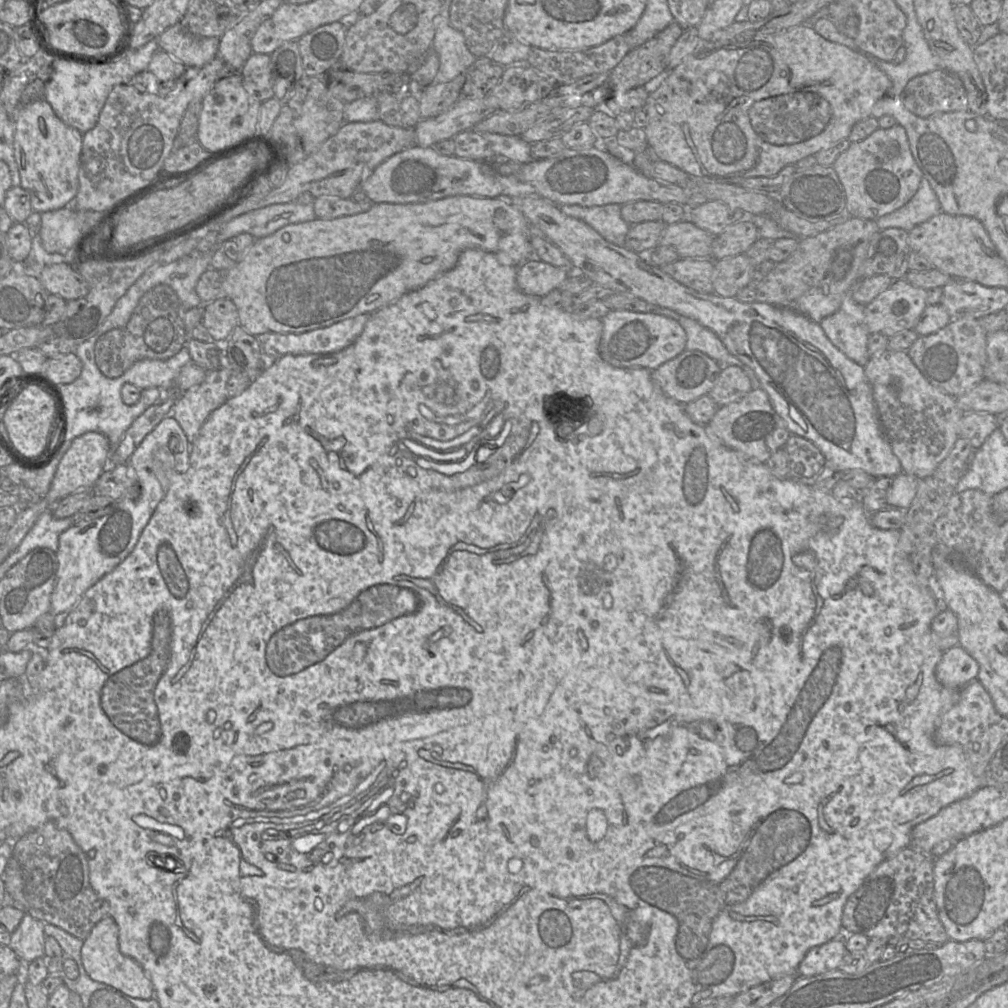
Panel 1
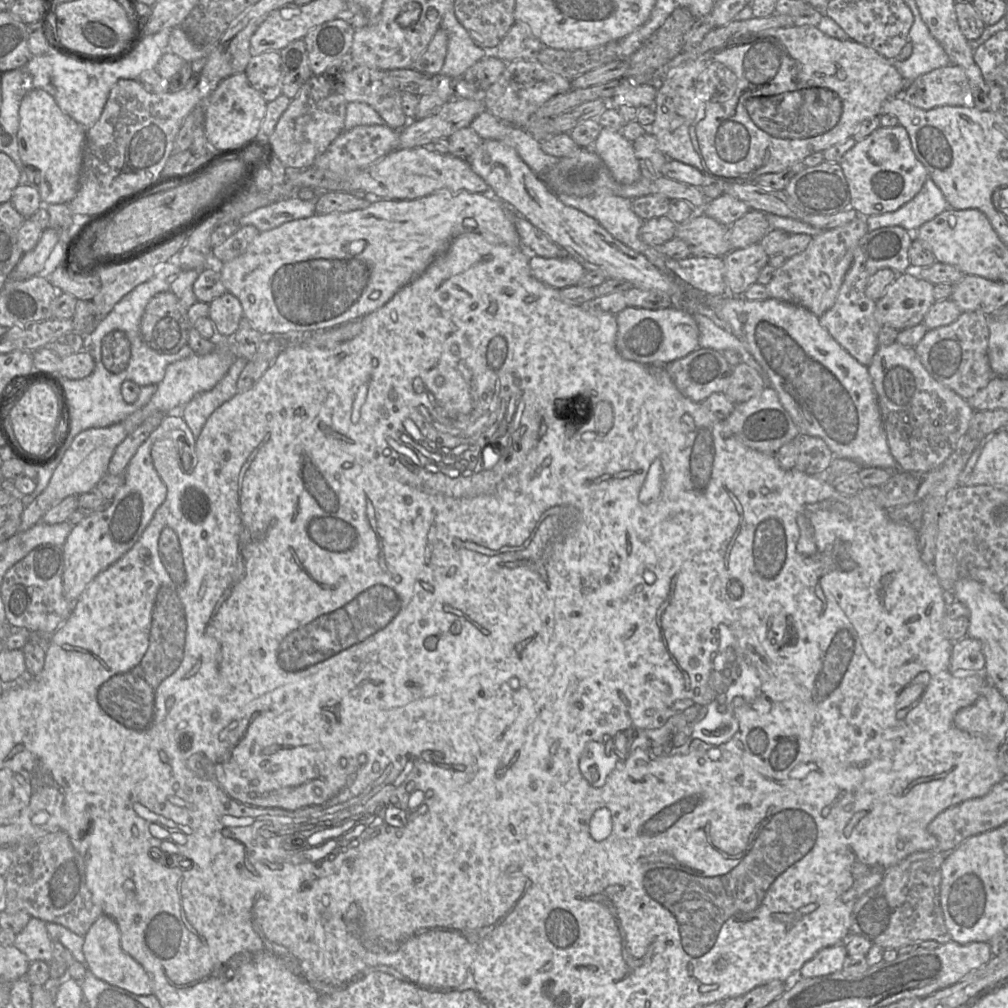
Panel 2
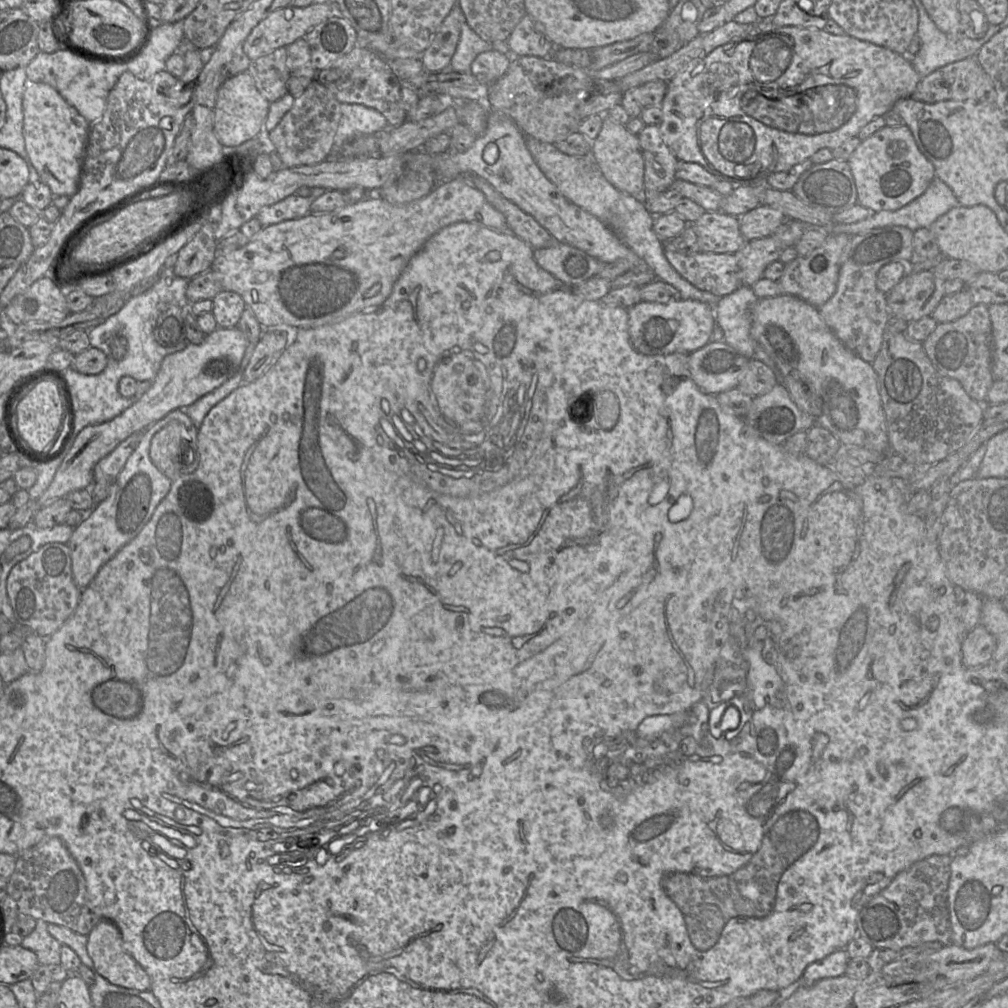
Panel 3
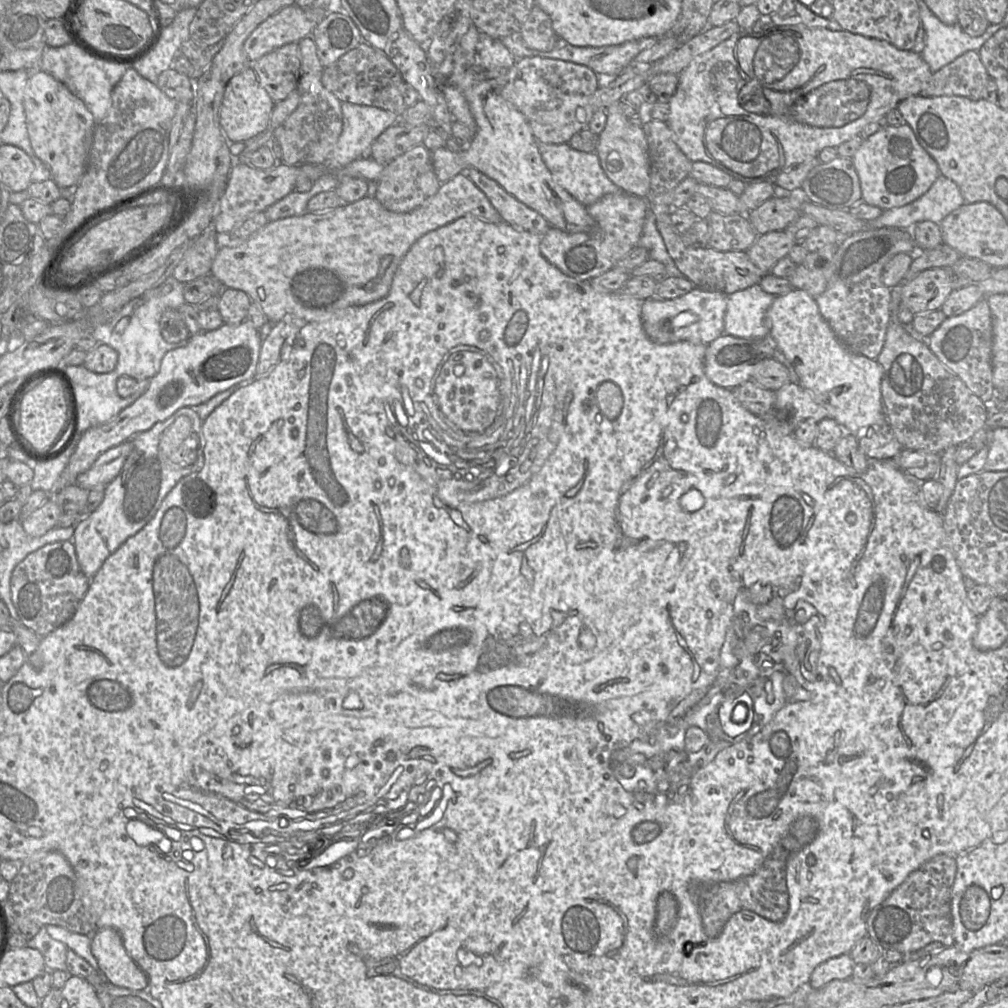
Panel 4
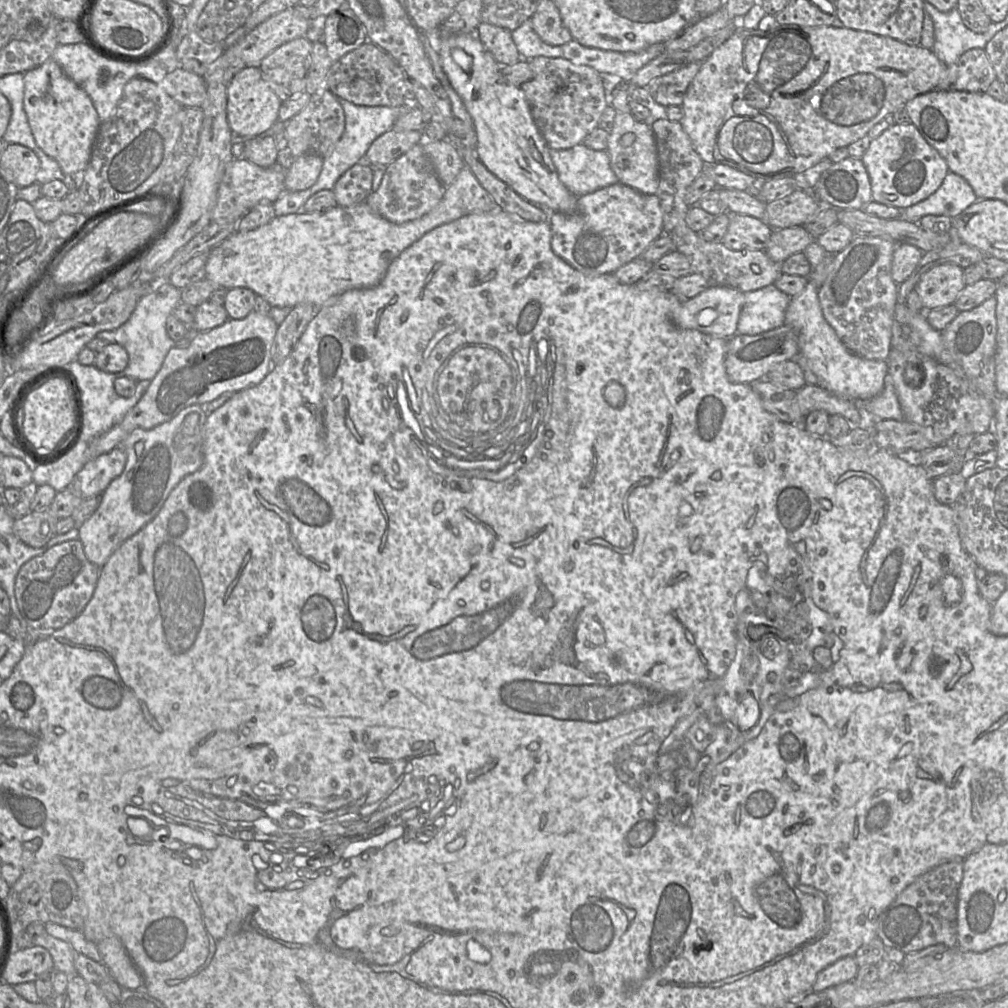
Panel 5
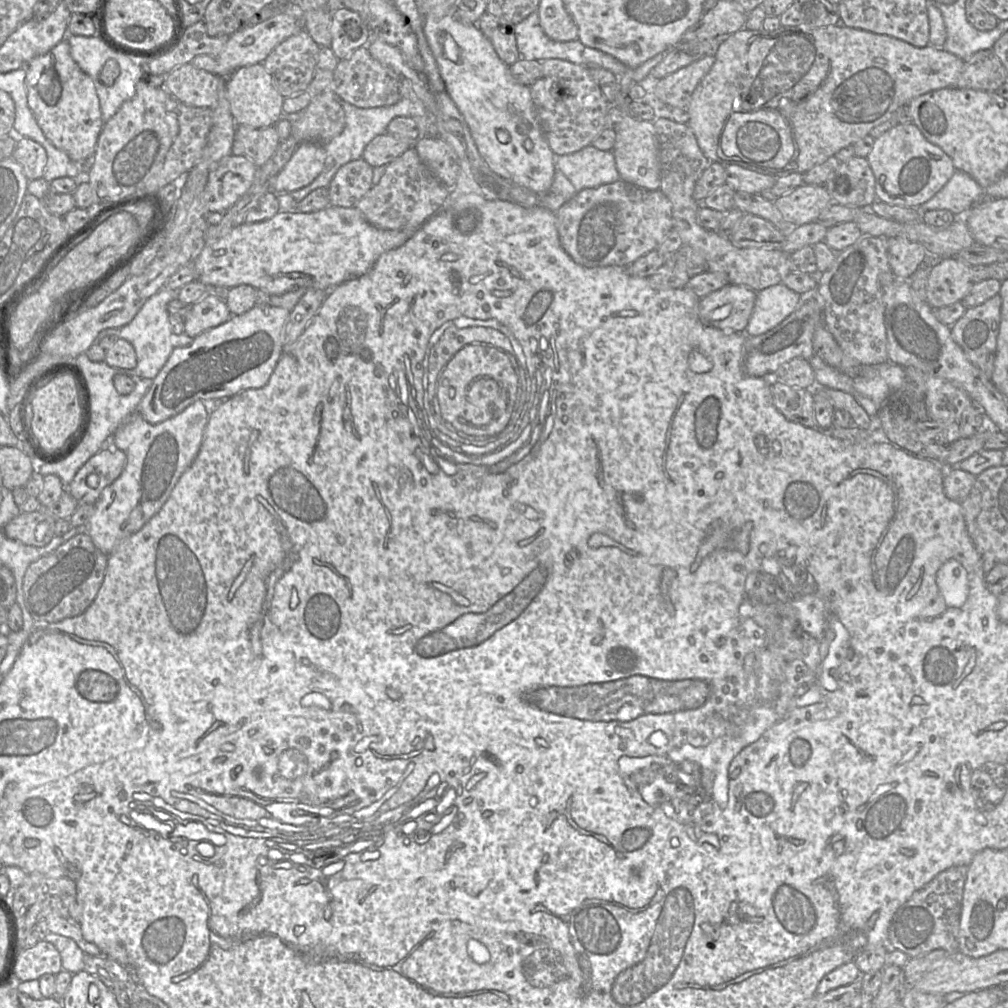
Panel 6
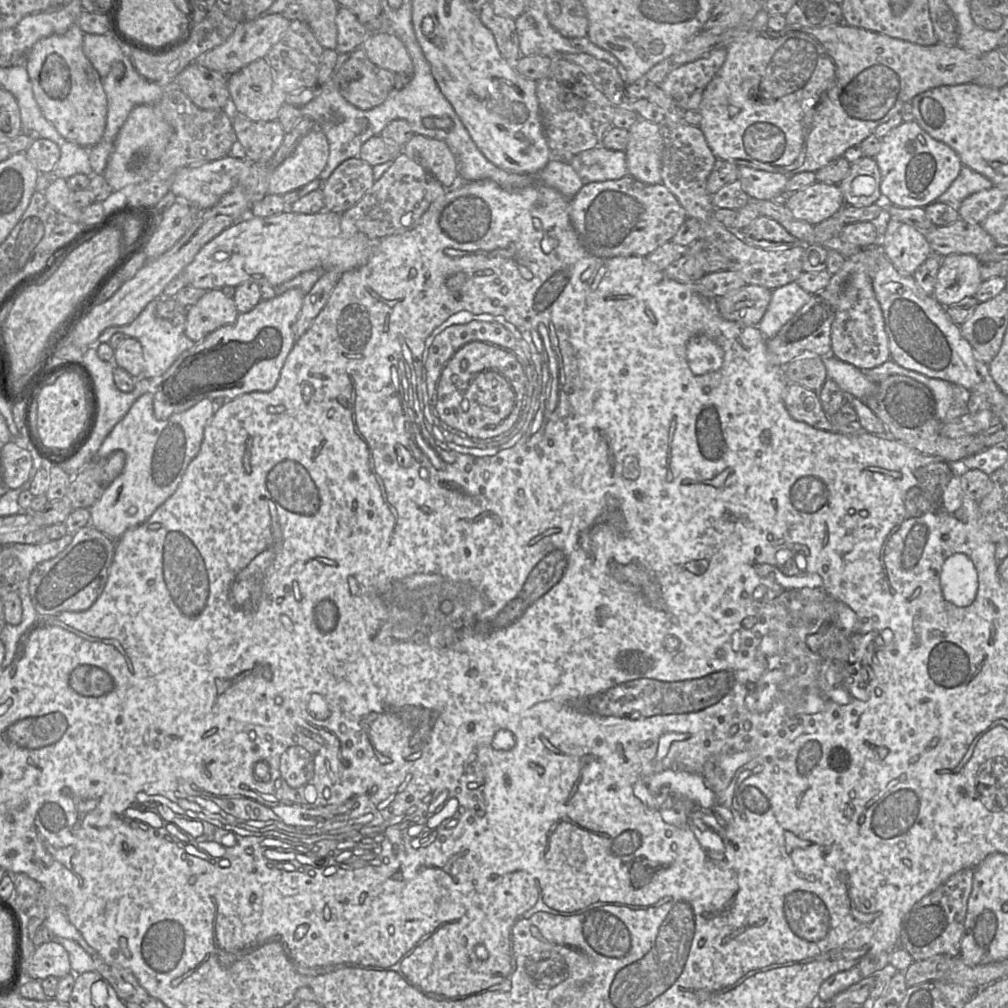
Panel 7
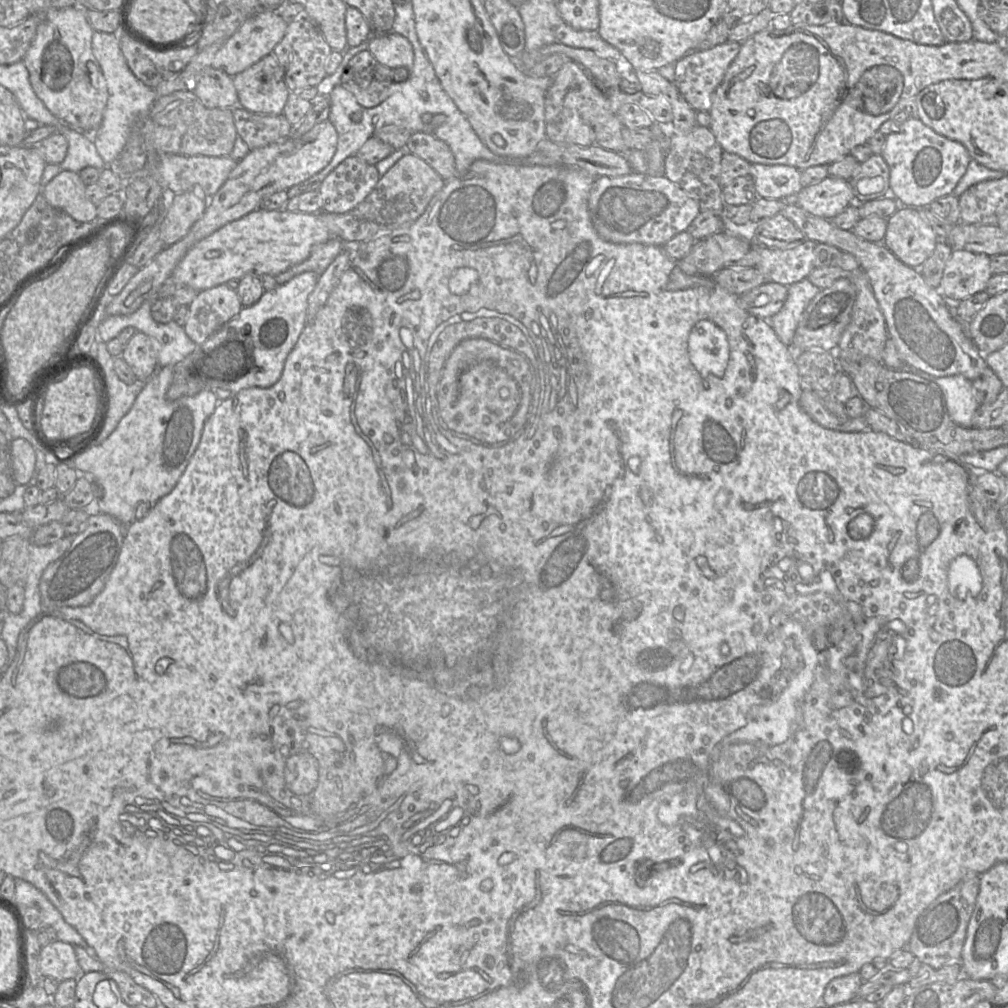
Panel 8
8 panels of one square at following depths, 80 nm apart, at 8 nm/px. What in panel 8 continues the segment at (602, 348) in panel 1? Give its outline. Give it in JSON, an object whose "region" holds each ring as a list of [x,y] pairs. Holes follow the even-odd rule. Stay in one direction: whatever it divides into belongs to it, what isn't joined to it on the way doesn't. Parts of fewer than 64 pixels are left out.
{"region":[[[766,282],[738,296],[741,307],[759,319],[770,319],[784,305],[788,287],[779,283]]]}

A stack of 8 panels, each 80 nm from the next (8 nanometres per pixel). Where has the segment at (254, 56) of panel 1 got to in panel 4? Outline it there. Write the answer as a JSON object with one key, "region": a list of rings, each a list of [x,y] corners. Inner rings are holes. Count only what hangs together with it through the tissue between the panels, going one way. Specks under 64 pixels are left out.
{"region":[[[289,43],[252,63],[260,85],[276,103],[297,90],[301,73],[298,43]]]}

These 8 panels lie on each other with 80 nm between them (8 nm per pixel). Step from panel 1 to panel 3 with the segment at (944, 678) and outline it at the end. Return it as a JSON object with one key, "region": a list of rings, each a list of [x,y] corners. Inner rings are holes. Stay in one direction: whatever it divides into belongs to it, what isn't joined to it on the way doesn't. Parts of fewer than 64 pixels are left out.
{"region":[[[978,623],[967,633],[962,643],[962,661],[968,668],[986,665],[992,660],[997,640],[982,624]]]}

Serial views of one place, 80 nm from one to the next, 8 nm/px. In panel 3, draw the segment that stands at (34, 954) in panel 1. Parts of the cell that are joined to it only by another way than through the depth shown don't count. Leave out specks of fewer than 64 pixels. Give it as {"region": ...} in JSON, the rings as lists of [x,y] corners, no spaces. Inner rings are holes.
{"region":[[[37,920],[35,929],[23,938],[21,946],[33,951],[39,964],[47,966],[60,965],[62,943],[49,933],[47,927],[48,923]]]}

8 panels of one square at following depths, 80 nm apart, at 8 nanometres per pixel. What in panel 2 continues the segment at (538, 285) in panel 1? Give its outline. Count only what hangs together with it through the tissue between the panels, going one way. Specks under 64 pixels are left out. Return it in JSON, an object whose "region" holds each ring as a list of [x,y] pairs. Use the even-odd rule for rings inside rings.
{"region":[[[531,254],[529,266],[537,280],[557,289],[577,285],[587,271],[576,259],[566,254],[557,258]]]}

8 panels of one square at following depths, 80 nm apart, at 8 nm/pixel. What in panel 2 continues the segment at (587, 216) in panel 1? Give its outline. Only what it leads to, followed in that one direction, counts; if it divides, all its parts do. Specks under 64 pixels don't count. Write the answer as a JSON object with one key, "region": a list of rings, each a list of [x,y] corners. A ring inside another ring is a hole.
{"region":[[[594,193],[592,195],[583,197],[569,194],[557,195],[564,204],[581,210],[585,214],[591,216],[614,238],[634,251],[643,254],[660,271],[669,273],[665,263],[666,257],[660,252],[659,247],[650,246],[643,242],[639,237],[639,230],[646,220],[642,220],[635,214],[631,206],[632,200],[608,193]]]}

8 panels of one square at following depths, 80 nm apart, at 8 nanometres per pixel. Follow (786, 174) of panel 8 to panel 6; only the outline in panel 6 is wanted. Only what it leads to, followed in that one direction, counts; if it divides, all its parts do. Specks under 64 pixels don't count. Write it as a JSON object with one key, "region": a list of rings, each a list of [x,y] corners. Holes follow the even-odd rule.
{"region":[[[725,165],[726,185],[736,192],[749,194],[769,194],[777,178],[744,169],[736,165]]]}

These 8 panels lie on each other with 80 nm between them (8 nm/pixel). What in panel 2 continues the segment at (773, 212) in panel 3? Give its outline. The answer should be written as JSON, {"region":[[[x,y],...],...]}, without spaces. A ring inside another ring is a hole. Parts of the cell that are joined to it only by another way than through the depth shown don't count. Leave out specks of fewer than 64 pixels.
{"region":[[[750,210],[728,227],[731,249],[737,250],[759,243],[770,230],[767,214],[758,210]]]}

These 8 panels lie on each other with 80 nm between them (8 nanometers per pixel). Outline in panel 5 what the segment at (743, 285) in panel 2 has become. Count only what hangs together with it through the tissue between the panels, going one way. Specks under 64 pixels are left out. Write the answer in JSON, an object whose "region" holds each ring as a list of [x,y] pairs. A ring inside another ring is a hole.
{"region":[[[803,226],[773,230],[769,242],[764,249],[768,257],[778,263],[782,263],[791,255],[803,250],[815,238],[809,234]]]}

